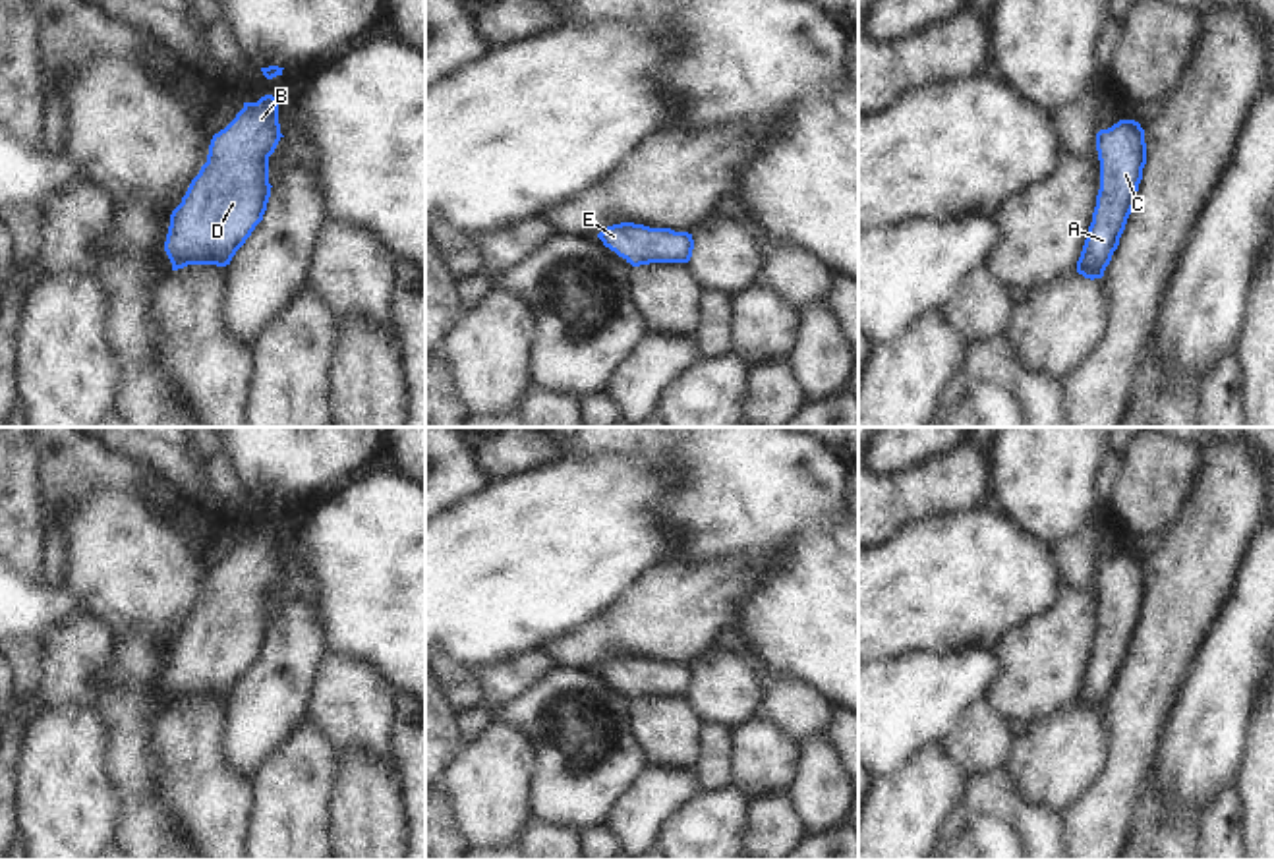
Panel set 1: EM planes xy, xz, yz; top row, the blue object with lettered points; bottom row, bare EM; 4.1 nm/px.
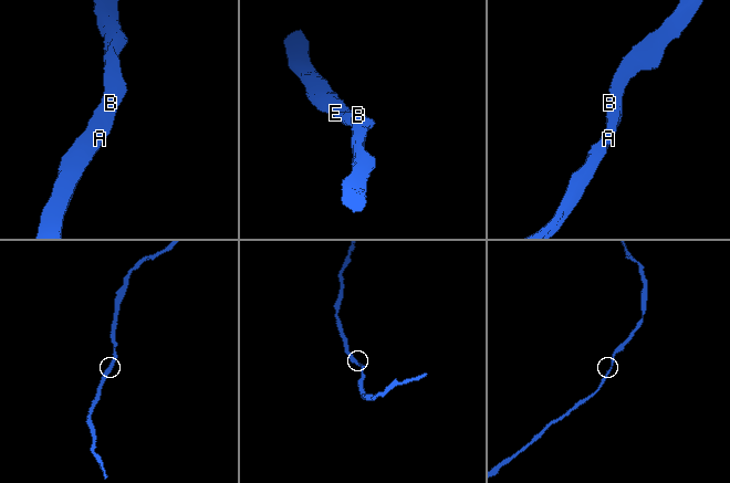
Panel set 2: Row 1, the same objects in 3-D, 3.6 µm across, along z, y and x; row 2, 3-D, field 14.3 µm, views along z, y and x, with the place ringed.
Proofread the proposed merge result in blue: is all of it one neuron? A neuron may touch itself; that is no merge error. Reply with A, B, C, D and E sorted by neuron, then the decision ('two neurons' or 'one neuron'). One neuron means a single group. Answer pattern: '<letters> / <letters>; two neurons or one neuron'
A B C D E; one neuron

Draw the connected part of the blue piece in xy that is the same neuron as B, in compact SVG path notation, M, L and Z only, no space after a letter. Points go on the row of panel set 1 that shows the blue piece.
M278 99L244 102L209 145L207 162L170 215L164 251L172 271L230 265L263 220L271 197L269 157L280 133Z

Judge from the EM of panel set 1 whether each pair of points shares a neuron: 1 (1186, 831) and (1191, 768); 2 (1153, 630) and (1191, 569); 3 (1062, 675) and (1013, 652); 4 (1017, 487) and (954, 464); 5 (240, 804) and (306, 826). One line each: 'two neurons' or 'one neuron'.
1: two neurons
2: one neuron
3: one neuron
4: two neurons
5: two neurons

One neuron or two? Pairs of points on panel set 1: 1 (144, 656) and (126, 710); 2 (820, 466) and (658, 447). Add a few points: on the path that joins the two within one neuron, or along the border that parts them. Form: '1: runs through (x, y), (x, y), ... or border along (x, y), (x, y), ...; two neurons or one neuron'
1: runs through (140, 669), (140, 696); one neuron
2: runs through (780, 466), (747, 466), (727, 447), (698, 447); one neuron

